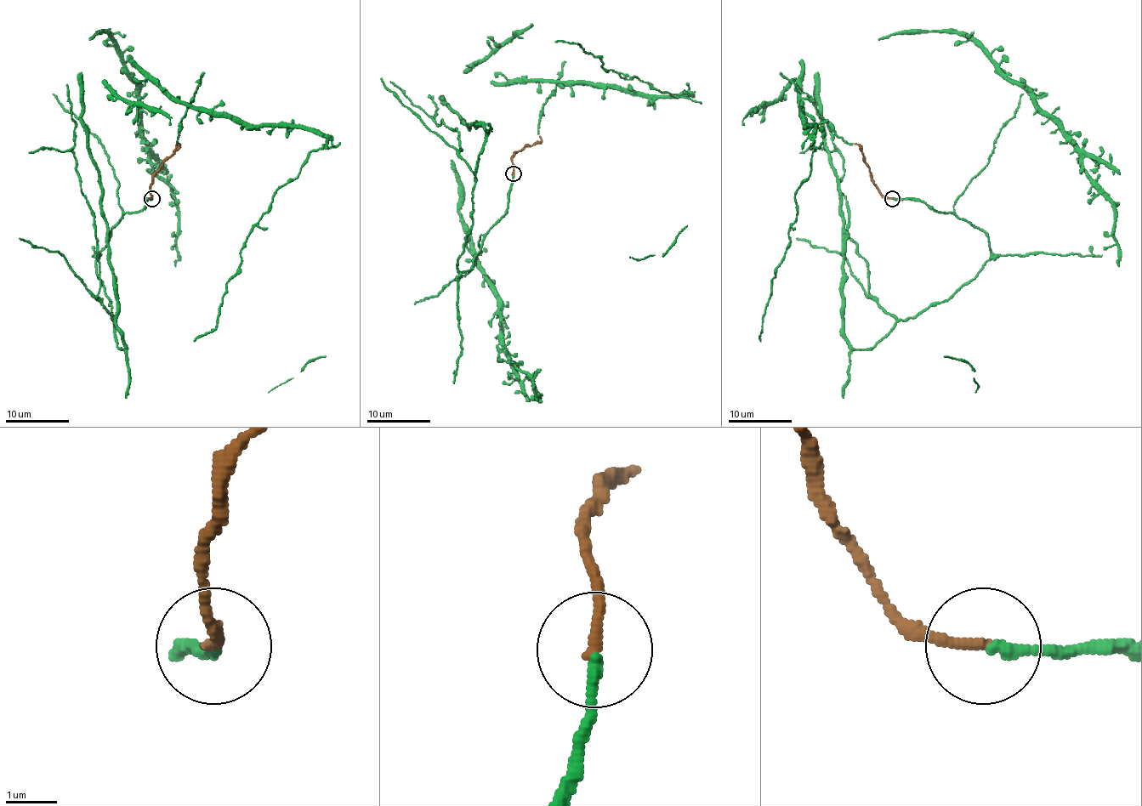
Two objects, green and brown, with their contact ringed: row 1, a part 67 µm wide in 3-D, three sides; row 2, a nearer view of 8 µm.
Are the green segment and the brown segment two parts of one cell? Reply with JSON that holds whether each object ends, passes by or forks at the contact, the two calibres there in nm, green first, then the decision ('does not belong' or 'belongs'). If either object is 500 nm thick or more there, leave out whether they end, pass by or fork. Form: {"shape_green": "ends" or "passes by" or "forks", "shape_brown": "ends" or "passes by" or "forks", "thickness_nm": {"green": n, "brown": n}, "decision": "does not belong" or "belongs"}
{"shape_green": "ends", "shape_brown": "ends", "thickness_nm": {"green": 220, "brown": 200}, "decision": "belongs"}

